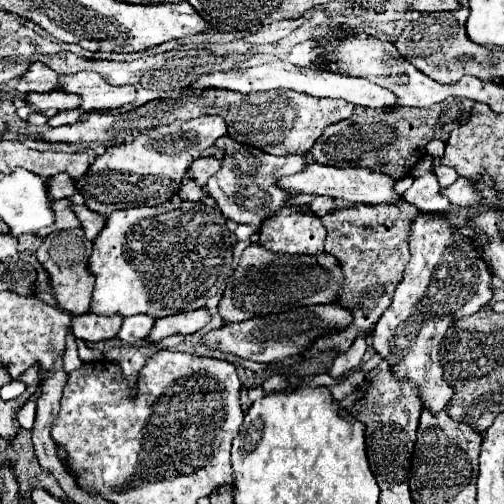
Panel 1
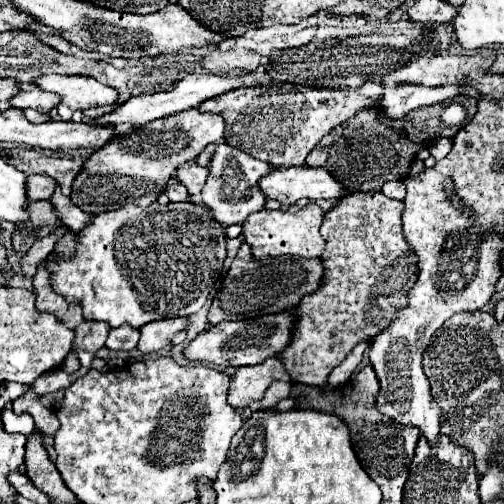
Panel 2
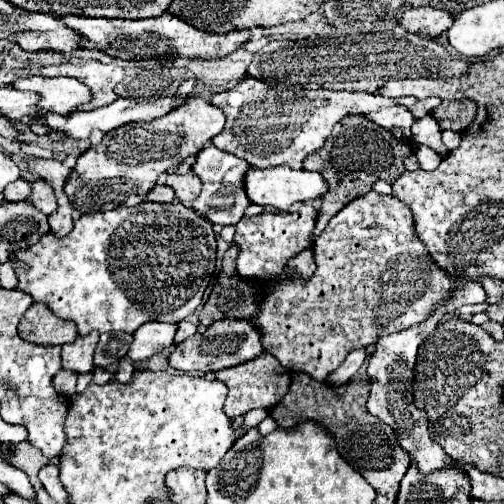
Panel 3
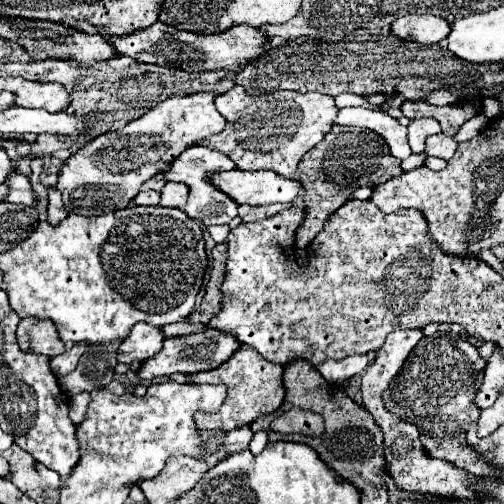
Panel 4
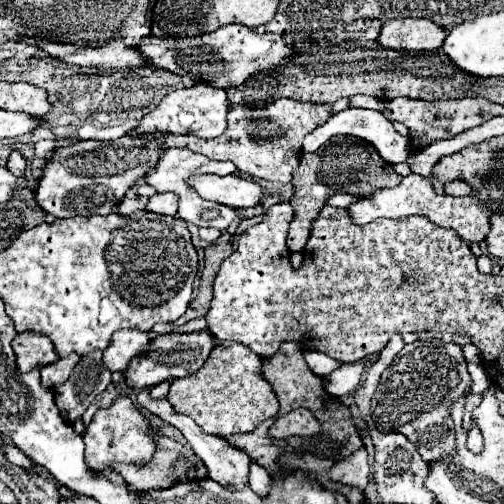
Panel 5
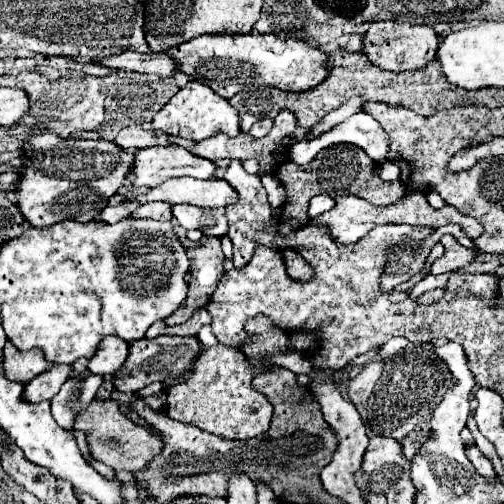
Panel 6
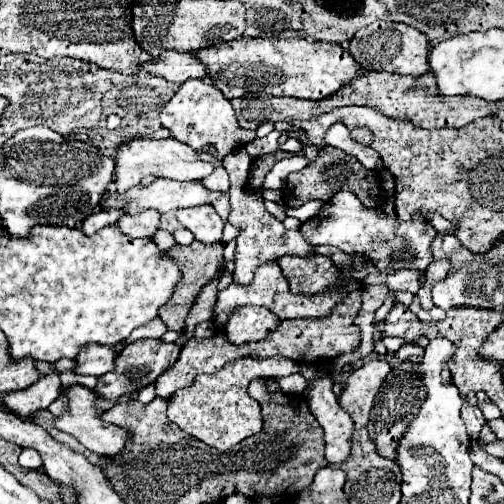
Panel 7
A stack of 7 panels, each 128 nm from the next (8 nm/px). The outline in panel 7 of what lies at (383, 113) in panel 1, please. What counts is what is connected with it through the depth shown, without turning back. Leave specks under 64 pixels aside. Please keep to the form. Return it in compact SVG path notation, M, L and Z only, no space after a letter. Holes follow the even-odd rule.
M328 146L328 148L318 152L316 160L312 164L308 164L308 168L288 176L282 198L290 206L302 206L310 200L328 202L338 190L348 190L348 192L356 194L356 198L364 204L364 208L378 208L384 200L388 200L386 194L380 192L378 186L380 186L380 180L378 180L378 174L374 170L364 168L354 156L342 152L340 148Z

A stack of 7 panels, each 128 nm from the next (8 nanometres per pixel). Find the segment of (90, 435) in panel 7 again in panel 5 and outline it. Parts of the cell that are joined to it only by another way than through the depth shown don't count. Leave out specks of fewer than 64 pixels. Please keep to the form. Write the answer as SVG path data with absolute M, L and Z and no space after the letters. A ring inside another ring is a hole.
M156 432L150 434L156 444L156 452L150 462L146 464L112 464L112 470L118 472L130 488L166 488L174 484L174 478L170 478L172 464L178 460L182 444L174 442L166 436L160 436Z

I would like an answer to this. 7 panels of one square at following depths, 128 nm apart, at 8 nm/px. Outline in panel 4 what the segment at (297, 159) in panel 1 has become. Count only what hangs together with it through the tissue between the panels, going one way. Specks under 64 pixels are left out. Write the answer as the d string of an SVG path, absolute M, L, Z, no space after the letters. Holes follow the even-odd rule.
M190 146L182 154L178 154L176 160L172 160L168 172L164 174L164 180L182 182L188 186L188 202L186 202L184 210L188 216L192 216L192 220L200 220L206 226L230 224L230 220L236 218L236 214L238 214L236 202L228 200L228 196L224 196L222 192L216 192L216 188L212 188L212 184L208 184L208 176L212 172L222 172L222 170L232 170L232 160L228 156L224 156L216 150L208 150L204 146Z

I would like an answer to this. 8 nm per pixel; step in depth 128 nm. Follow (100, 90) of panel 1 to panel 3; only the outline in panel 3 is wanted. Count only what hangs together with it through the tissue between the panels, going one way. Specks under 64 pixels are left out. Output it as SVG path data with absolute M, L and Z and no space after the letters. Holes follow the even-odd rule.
M32 76L32 78L18 78L12 82L12 86L16 90L36 92L40 96L36 102L38 108L62 116L66 116L68 112L76 110L78 106L90 100L90 90L76 78Z

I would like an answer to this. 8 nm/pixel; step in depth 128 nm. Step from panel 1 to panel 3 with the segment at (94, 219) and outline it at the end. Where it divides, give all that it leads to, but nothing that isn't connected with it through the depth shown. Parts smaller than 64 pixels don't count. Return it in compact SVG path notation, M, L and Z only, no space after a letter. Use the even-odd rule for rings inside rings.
M36 180L32 184L32 192L26 198L26 202L36 204L36 208L40 208L40 212L44 212L44 214L52 214L58 206L56 198L54 198L54 190L44 180Z

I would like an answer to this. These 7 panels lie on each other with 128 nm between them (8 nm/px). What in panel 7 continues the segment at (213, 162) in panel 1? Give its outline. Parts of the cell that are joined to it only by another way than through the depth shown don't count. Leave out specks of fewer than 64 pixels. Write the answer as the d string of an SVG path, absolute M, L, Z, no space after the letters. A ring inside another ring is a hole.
M144 212L144 214L138 214L138 216L128 216L124 214L116 226L122 234L130 236L130 238L152 238L152 234L156 232L160 224L160 214L158 212Z

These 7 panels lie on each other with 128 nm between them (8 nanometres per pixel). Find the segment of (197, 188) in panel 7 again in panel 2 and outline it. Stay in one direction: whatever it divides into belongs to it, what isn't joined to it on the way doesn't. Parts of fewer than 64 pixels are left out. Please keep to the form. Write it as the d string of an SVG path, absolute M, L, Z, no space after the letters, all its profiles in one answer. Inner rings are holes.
M292 166L292 168L276 168L260 182L260 190L266 198L278 200L282 206L292 206L300 198L340 198L344 188L338 180L334 180L324 168L310 166Z

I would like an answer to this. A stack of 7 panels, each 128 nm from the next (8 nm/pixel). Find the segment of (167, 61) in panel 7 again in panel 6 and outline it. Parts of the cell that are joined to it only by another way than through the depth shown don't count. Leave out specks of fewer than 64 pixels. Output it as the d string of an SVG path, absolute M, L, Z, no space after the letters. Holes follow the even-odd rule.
M122 52L118 56L112 56L108 60L102 60L100 64L108 68L122 68L122 70L132 70L132 72L142 72L142 74L156 74L160 78L170 78L178 72L178 62L172 60L166 52L154 54L140 54L140 52Z

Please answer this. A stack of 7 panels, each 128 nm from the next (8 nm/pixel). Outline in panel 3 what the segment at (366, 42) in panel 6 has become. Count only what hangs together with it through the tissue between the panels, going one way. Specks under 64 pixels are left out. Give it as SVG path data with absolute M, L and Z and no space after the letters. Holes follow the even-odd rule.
M430 6L410 8L402 14L400 24L406 28L406 32L422 34L428 38L438 38L452 26L452 16L444 10L436 10Z

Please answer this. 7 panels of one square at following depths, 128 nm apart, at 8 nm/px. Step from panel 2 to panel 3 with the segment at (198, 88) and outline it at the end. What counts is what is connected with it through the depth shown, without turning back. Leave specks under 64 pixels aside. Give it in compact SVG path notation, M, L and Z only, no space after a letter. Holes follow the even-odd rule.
M186 80L182 86L180 86L180 96L168 96L168 98L150 98L150 100L130 100L130 98L118 98L114 100L112 104L108 106L102 106L102 108L96 108L92 111L76 111L70 112L68 116L60 116L60 114L54 114L54 112L34 112L34 114L28 114L22 118L22 122L26 124L32 124L32 122L42 122L46 124L50 130L56 130L56 132L62 132L74 140L90 139L92 145L99 144L104 137L104 134L114 130L114 128L120 128L128 122L140 122L140 120L154 120L156 116L162 116L164 112L170 112L174 106L180 106L188 94L194 90L194 80Z

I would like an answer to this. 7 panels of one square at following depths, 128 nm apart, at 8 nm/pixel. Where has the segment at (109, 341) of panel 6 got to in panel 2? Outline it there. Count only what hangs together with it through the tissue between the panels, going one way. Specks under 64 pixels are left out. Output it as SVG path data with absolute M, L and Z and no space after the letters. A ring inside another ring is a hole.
M172 318L172 320L158 320L152 324L144 324L144 328L140 328L140 340L136 348L142 354L158 352L170 344L174 334L186 330L186 326L188 326L186 318Z

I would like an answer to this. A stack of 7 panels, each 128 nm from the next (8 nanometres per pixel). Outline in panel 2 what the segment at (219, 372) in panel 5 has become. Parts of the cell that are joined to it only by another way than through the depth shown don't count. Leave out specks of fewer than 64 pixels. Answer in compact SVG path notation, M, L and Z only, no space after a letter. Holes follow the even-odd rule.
M276 356L266 358L264 362L254 366L240 366L232 372L230 378L232 382L228 390L228 404L234 410L244 410L252 402L262 400L272 382L290 382L290 374Z

